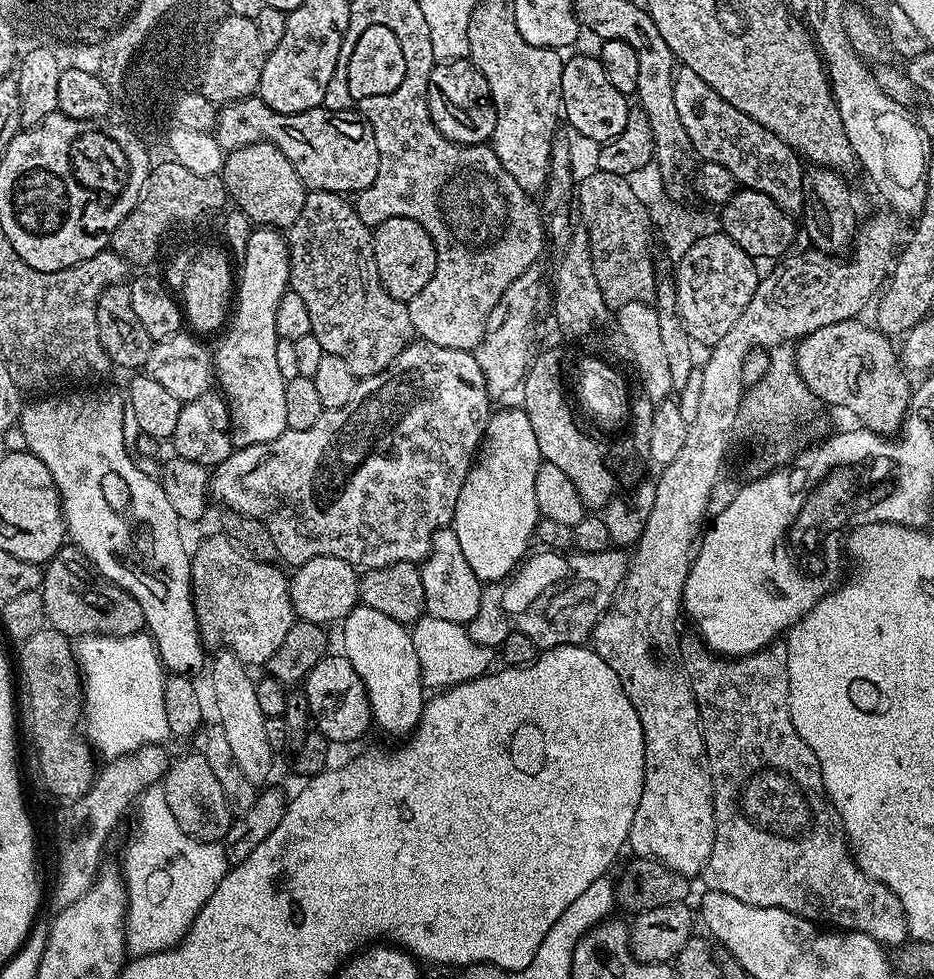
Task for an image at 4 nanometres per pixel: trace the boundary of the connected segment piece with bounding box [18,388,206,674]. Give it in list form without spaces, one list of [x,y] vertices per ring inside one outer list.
[[[104,388],[101,392],[76,392],[73,396],[52,395],[56,394],[45,395],[48,396],[45,400],[36,400],[33,404],[32,401],[25,403],[24,408],[20,411],[18,432],[24,435],[23,447],[27,451],[33,452],[46,466],[46,470],[50,470],[50,474],[56,483],[56,488],[60,491],[67,539],[80,549],[87,563],[103,579],[120,587],[138,600],[139,606],[142,606],[142,614],[145,616],[144,627],[147,635],[152,637],[156,646],[156,652],[160,655],[160,662],[169,673],[188,674],[191,673],[191,668],[200,668],[203,664],[205,667],[206,656],[204,660],[204,651],[206,651],[206,645],[201,640],[200,628],[196,625],[196,605],[192,595],[192,557],[190,555],[190,548],[184,545],[184,536],[180,533],[182,521],[174,510],[174,506],[170,506],[170,498],[166,498],[166,490],[160,485],[159,479],[147,477],[146,474],[142,474],[141,470],[138,470],[133,453],[130,451],[130,445],[123,440],[125,397],[121,393],[119,396],[112,388]]]

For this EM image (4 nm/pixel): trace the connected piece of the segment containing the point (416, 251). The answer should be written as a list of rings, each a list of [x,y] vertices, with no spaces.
[[[386,218],[372,228],[372,245],[378,278],[392,297],[407,302],[422,294],[436,269],[436,247],[421,224],[414,218]]]

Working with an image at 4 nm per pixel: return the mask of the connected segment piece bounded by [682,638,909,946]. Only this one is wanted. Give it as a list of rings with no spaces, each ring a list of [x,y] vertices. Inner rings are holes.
[[[699,639],[685,643],[682,648],[682,667],[688,681],[692,684],[692,693],[696,695],[696,705],[700,711],[700,730],[704,734],[704,754],[708,766],[708,773],[712,776],[712,805],[714,806],[714,846],[710,858],[706,862],[702,873],[704,888],[709,892],[730,894],[730,898],[738,898],[738,902],[746,902],[750,906],[759,908],[781,908],[793,912],[803,920],[811,920],[820,926],[831,926],[845,932],[861,932],[870,934],[878,943],[885,946],[899,946],[909,939],[906,914],[902,910],[902,902],[883,884],[867,876],[856,864],[852,849],[848,846],[848,838],[844,834],[844,827],[840,824],[840,817],[828,799],[824,790],[822,774],[818,766],[818,758],[810,746],[806,746],[804,739],[794,730],[794,722],[790,718],[788,705],[788,649],[783,643],[768,645],[761,652],[749,656],[735,658],[721,658],[708,651]]]

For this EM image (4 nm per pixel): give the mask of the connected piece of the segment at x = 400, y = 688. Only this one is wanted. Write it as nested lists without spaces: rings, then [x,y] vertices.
[[[363,602],[350,610],[342,622],[342,628],[342,652],[347,656],[350,666],[358,670],[358,678],[362,678],[366,686],[373,725],[392,736],[407,737],[416,729],[426,703],[426,689],[420,677],[418,653],[414,651],[411,631],[405,625],[394,622],[394,618],[381,614]]]

